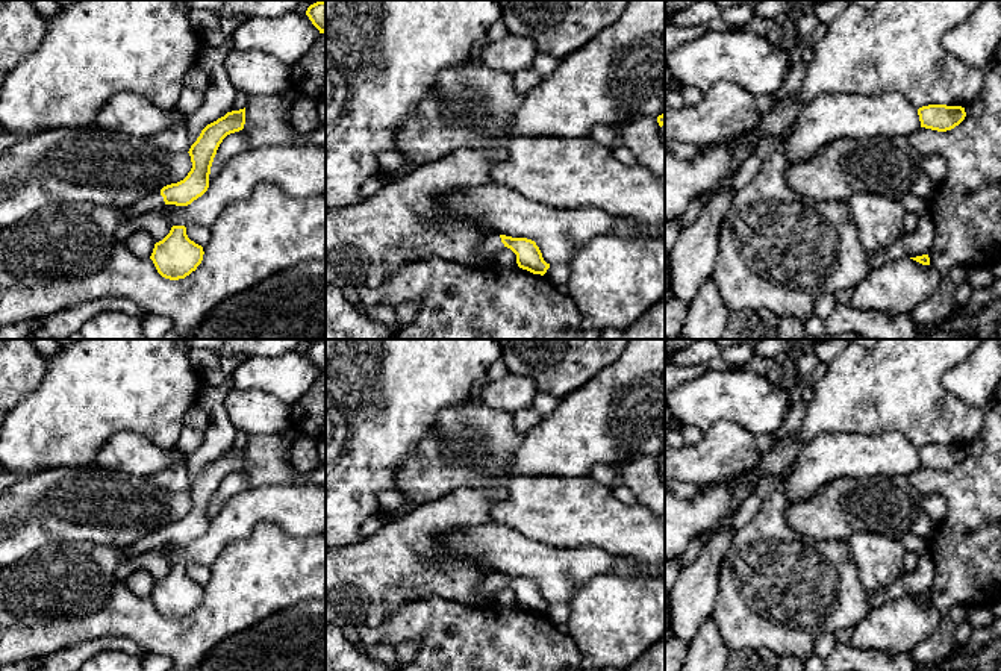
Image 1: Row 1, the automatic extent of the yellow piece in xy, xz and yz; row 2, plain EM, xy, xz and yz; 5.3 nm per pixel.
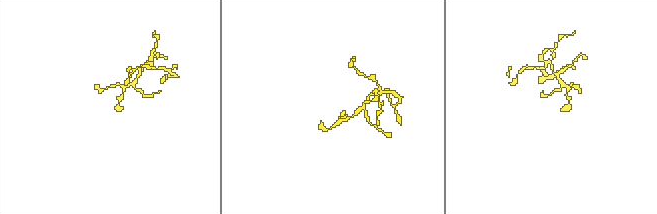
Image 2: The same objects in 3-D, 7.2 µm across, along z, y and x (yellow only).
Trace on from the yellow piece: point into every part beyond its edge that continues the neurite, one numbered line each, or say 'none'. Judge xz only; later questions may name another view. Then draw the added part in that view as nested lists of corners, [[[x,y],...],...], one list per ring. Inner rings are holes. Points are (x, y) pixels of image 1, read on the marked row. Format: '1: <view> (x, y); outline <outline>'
1: xz (492, 244); outline [[[498,235],[488,236],[482,244],[477,245],[477,253],[482,257],[492,259],[495,253],[504,248]]]

